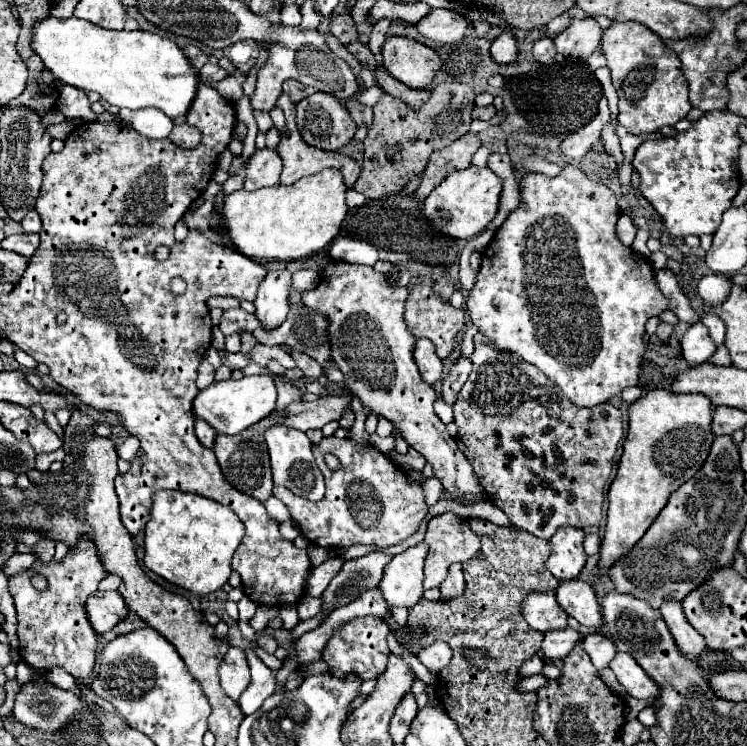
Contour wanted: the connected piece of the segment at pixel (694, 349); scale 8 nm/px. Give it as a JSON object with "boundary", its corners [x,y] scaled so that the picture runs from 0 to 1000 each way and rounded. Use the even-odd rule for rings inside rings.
{"boundary":[[[929,433],[921,438],[921,444],[916,446],[913,457],[913,476],[916,481],[932,492],[948,484],[948,479],[959,471],[959,462],[953,460],[953,454],[948,452],[948,441],[940,433]]]}

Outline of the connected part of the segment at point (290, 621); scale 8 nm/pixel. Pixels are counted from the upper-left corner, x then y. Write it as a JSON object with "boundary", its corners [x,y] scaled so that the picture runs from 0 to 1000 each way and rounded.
{"boundary":[[[388,808],[388,811],[378,811],[378,814],[375,814],[375,822],[372,822],[372,824],[375,824],[378,832],[380,832],[380,843],[394,843],[396,835],[402,832],[396,814],[399,814],[399,808]]]}

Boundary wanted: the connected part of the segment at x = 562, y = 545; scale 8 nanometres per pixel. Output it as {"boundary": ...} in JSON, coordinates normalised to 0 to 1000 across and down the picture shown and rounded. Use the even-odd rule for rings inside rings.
{"boundary":[[[752,706],[736,723],[739,741],[736,749],[731,752],[731,760],[747,779],[771,776],[782,763],[784,757],[784,741],[779,733],[782,720],[784,714],[779,709]]]}

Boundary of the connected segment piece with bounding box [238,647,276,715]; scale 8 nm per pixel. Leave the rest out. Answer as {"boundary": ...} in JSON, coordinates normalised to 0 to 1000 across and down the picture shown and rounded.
{"boundary":[[[337,867],[327,870],[332,891],[335,891],[335,902],[337,902],[337,913],[329,921],[329,926],[321,932],[321,948],[327,953],[327,958],[335,958],[340,953],[345,953],[351,948],[351,942],[367,929],[367,918],[369,910],[364,905],[364,899],[348,886],[348,881],[340,875]]]}

